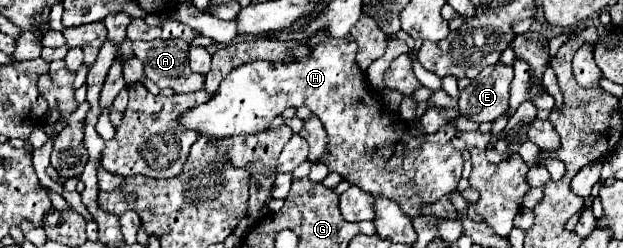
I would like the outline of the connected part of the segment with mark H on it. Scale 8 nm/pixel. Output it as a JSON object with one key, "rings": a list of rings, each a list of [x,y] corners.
{"rings":[[[347,36],[341,40],[325,38],[323,42],[311,46],[307,58],[297,58],[291,62],[247,62],[235,68],[221,82],[219,90],[209,102],[195,106],[187,114],[183,114],[181,122],[183,126],[199,130],[201,134],[211,134],[215,138],[229,138],[239,134],[263,132],[269,128],[275,116],[283,112],[283,108],[307,106],[323,122],[323,128],[327,132],[327,150],[319,162],[323,162],[329,168],[329,172],[337,172],[351,186],[359,186],[361,190],[373,196],[385,196],[389,200],[395,200],[401,206],[403,214],[409,218],[423,216],[421,208],[425,204],[433,204],[441,196],[455,192],[461,180],[463,156],[451,144],[451,140],[457,138],[457,128],[453,124],[445,124],[435,134],[413,136],[411,124],[403,122],[399,114],[393,114],[385,108],[379,90],[375,90],[373,94],[367,74],[355,62],[355,54],[357,54],[357,42],[351,36]]]}

